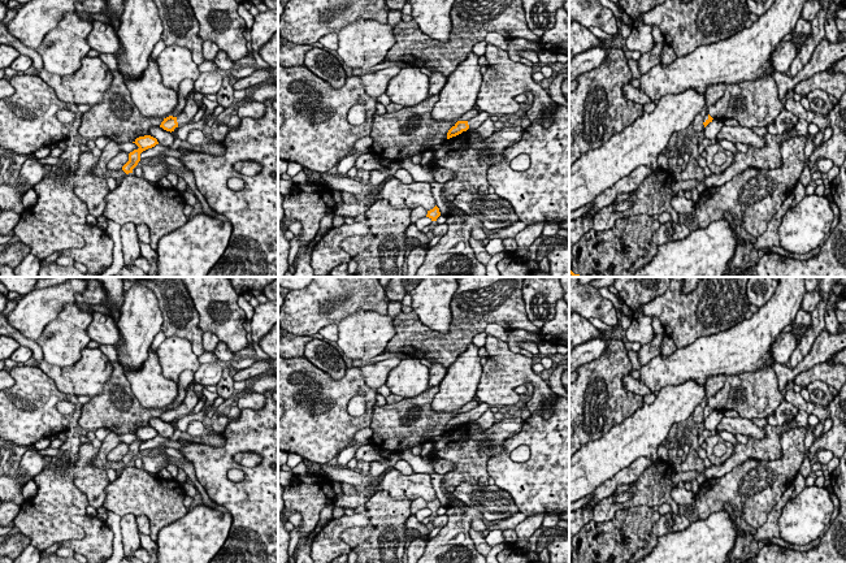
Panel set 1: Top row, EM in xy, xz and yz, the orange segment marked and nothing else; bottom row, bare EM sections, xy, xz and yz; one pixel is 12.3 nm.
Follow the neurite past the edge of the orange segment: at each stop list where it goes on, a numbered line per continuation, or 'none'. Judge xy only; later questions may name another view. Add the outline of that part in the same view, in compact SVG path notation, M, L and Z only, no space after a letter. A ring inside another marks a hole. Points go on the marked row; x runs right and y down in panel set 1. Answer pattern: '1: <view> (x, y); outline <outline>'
1: xy (191, 108); outline M188 95L186 100L186 107L183 108L182 113L177 116L178 126L190 124L198 113L198 111L199 107L195 99L191 95Z

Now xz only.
1: xz (480, 118); outline M486 112L478 113L476 117L473 117L468 121L469 129L477 129L489 118L490 118L490 114Z

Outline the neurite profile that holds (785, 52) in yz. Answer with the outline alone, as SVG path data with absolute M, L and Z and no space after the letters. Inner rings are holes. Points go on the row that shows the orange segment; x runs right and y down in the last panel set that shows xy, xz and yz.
M780 42L771 56L771 64L776 72L789 73L791 62L797 57L799 47L793 42Z

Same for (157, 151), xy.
M156 144L152 148L148 148L140 153L140 159L148 157L181 157L182 155L177 150L172 150L169 147Z

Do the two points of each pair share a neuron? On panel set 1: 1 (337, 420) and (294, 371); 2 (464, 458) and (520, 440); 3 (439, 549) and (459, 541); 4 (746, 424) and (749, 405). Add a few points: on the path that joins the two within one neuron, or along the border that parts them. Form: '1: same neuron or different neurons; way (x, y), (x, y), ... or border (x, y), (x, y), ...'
1: same neuron; way (325, 408), (299, 382)
2: different neurons; border (523, 423), (487, 460), (487, 472)
3: same neuron; way (445, 549), (454, 544)
4: different neurons; border (738, 416), (750, 420)

